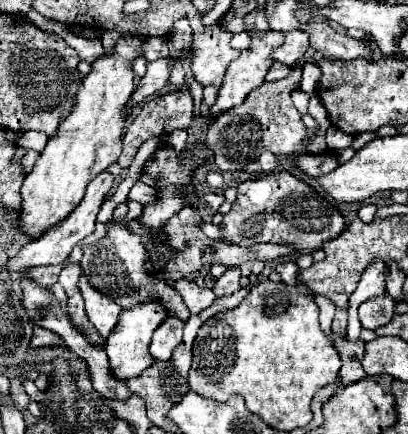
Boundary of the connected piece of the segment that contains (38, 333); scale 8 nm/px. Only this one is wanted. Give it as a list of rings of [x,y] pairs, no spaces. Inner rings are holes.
[[[33,327],[33,337],[31,337],[33,347],[47,347],[47,345],[63,345],[61,337],[43,329],[43,327]]]

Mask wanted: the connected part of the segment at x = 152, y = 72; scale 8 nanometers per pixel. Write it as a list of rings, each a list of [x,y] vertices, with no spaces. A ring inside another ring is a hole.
[[[163,57],[163,59],[157,59],[147,65],[147,73],[139,81],[139,87],[135,89],[135,93],[131,97],[127,113],[131,113],[133,105],[145,101],[147,97],[151,97],[153,93],[157,93],[159,89],[163,89],[169,83],[169,67],[171,67],[171,57]]]

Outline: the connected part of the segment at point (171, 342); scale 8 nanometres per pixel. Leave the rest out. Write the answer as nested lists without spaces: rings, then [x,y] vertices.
[[[167,317],[153,333],[149,353],[157,361],[167,361],[173,353],[173,349],[181,343],[183,337],[183,321],[177,317]]]

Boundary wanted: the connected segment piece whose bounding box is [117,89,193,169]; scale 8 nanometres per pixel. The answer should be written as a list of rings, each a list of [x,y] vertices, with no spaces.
[[[179,89],[175,93],[165,93],[165,95],[157,95],[151,101],[145,101],[137,113],[137,117],[133,119],[133,123],[127,127],[125,137],[123,137],[123,153],[117,159],[117,163],[127,169],[133,163],[135,153],[139,151],[139,147],[153,139],[153,137],[167,137],[169,133],[177,131],[177,129],[187,129],[191,125],[193,119],[193,99],[191,93],[187,89]]]

